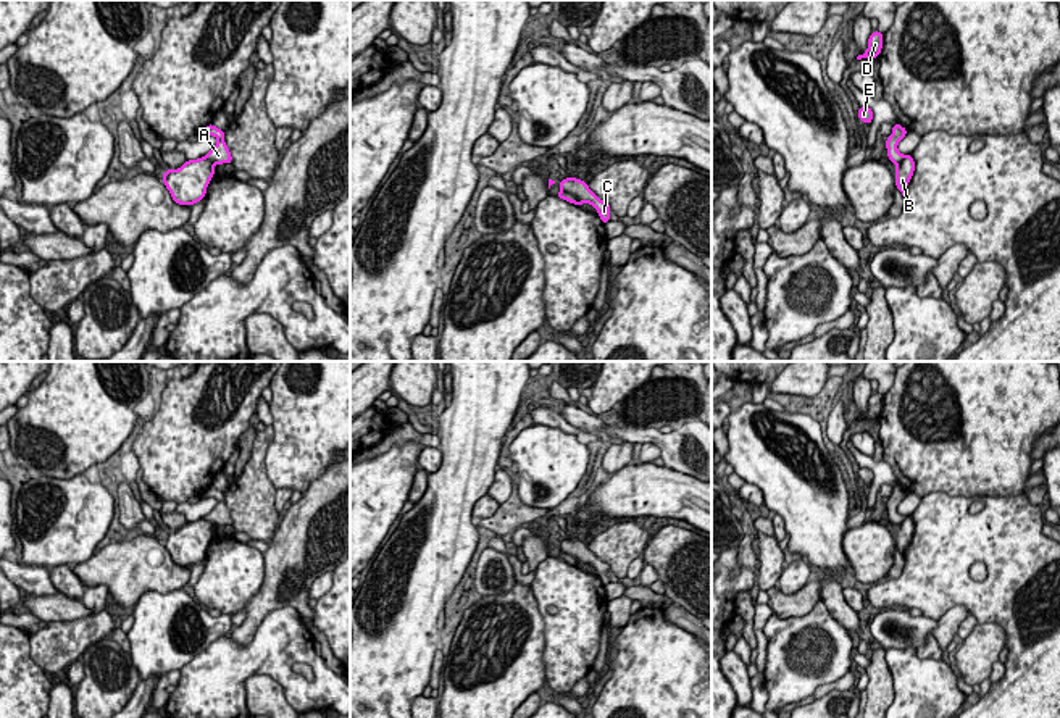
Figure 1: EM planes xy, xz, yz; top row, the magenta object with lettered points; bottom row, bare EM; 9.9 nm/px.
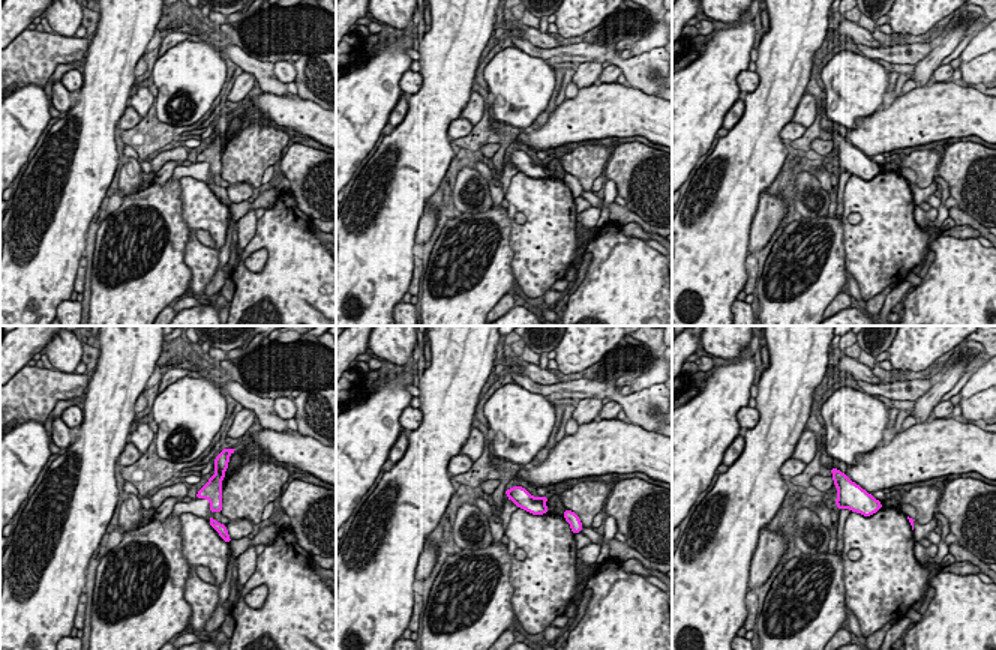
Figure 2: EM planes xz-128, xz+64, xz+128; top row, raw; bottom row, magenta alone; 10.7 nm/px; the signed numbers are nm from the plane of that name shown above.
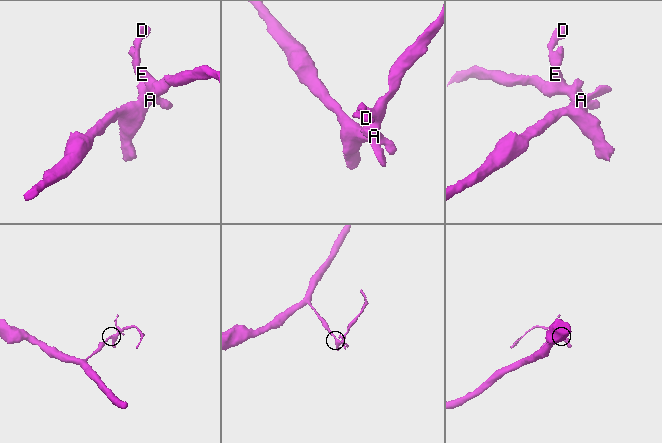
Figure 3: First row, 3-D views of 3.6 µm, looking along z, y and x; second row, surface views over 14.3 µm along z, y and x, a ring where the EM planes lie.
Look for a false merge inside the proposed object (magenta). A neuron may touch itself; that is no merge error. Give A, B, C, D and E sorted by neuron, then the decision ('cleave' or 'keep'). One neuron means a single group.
groups A C D E / B; cleave

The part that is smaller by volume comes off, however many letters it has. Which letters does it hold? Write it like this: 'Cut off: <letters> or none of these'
Cut off: A, C, D, E

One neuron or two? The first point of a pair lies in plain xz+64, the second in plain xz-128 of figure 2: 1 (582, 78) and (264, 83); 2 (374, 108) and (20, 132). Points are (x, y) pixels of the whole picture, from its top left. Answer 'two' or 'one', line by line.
1: two
2: one

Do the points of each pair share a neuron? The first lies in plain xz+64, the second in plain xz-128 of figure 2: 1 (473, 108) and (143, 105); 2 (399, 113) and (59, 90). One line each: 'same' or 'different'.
1: same
2: same

